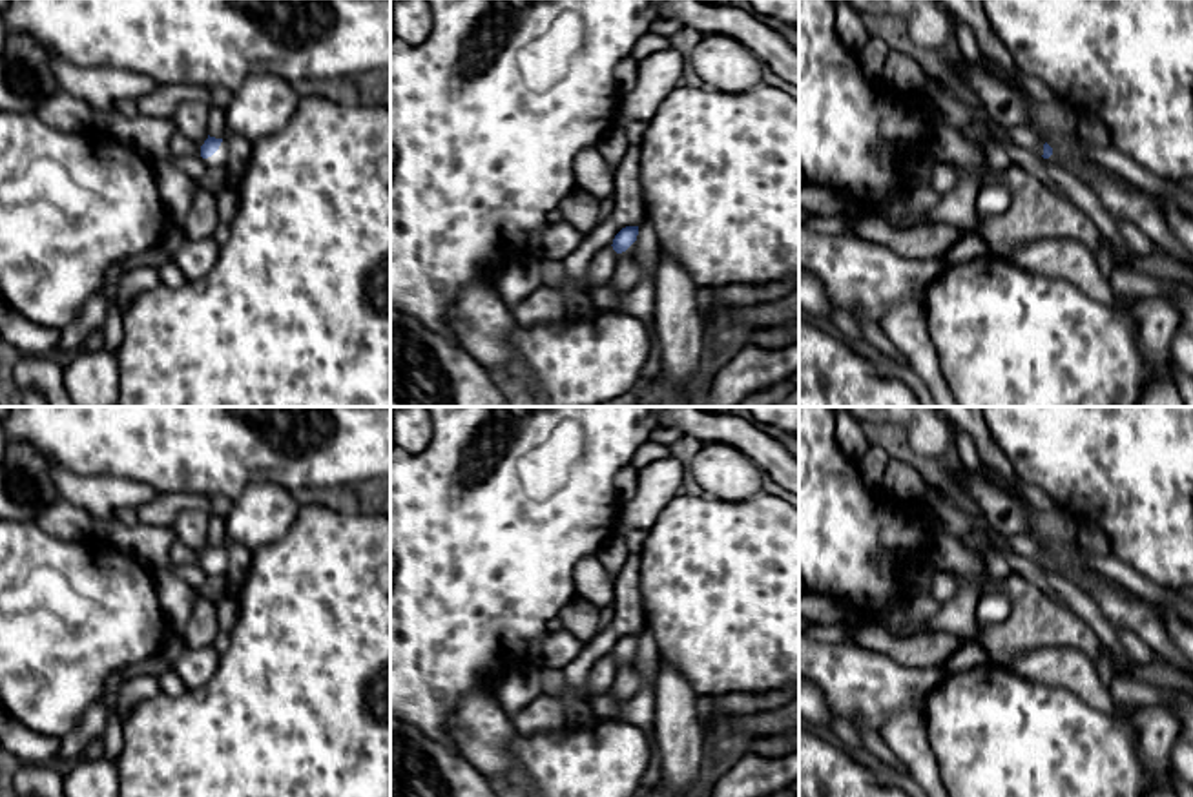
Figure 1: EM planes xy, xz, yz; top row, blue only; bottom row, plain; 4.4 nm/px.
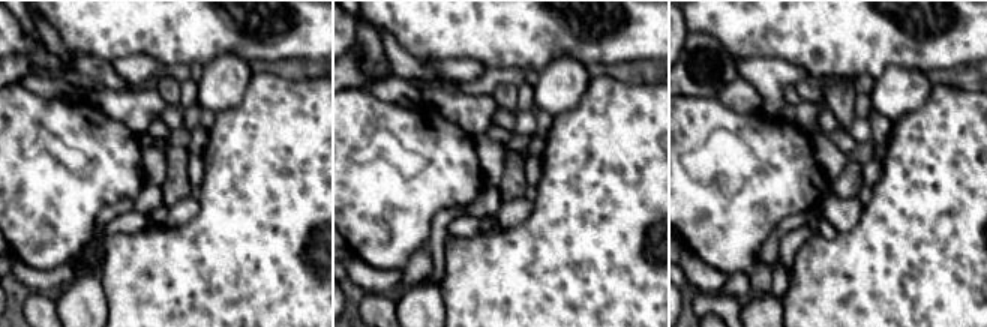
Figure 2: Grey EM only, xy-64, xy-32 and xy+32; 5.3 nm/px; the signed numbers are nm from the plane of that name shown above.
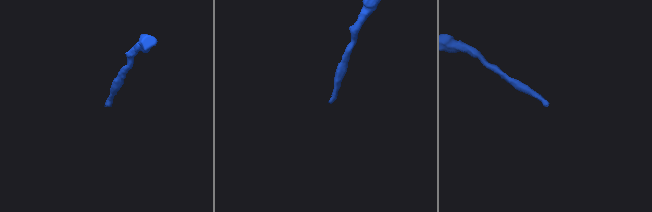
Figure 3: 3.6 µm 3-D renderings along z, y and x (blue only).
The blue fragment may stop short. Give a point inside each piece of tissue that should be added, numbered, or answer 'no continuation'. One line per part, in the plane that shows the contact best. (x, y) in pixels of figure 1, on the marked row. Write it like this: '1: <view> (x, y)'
1: xy (219, 157)

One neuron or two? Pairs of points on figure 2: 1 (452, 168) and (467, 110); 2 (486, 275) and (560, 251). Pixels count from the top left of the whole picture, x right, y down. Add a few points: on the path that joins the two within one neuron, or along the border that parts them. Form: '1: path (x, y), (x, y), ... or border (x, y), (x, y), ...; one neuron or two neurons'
1: border (432, 108), (458, 123), (473, 138); two neurons
2: path (504, 278), (533, 278), (542, 269); one neuron

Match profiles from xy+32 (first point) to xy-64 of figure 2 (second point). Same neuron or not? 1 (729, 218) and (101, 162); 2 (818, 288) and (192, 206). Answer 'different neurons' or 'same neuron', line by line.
1: same neuron
2: different neurons

